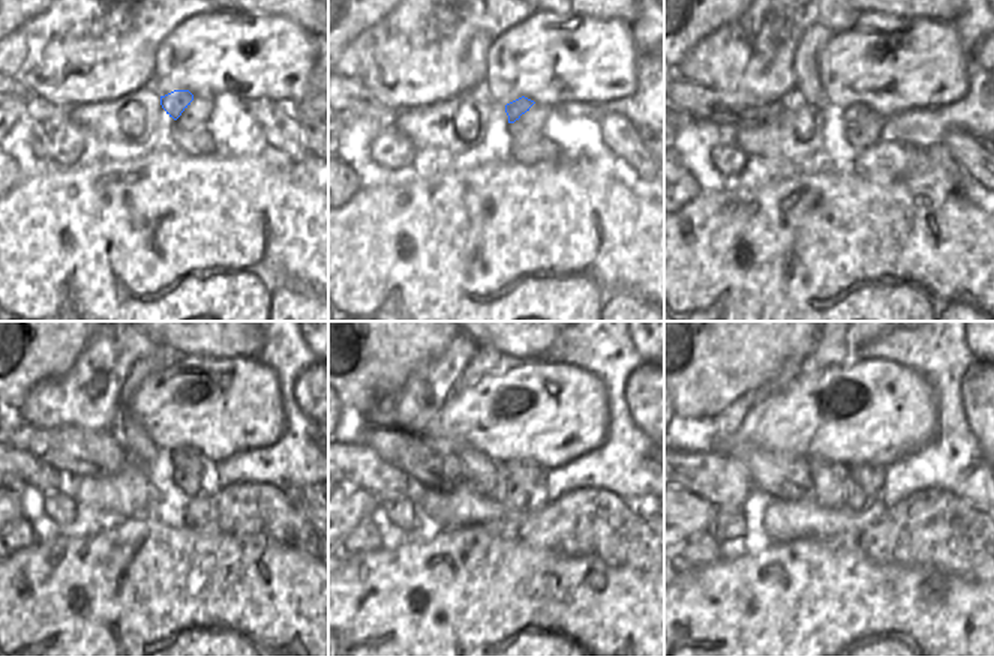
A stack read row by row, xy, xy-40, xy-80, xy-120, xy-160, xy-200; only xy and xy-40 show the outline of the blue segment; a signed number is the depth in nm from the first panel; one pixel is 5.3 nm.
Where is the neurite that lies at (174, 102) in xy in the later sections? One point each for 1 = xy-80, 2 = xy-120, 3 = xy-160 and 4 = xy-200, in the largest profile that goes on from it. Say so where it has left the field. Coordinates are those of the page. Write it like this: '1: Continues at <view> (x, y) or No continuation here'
1: Continues at xy-80 (853, 114)
2: Continues at xy-120 (188, 458)
3: Continues at xy-160 (525, 470)
4: Continues at xy-200 (870, 478).

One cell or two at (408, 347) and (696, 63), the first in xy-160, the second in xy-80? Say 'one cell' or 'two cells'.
two cells

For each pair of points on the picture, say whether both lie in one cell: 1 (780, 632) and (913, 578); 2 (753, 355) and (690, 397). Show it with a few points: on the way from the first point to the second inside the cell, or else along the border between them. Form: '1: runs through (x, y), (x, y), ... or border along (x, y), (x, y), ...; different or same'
1: runs through (813, 632), (859, 632), (880, 611); same
2: runs through (738, 355), (732, 355), (705, 382); same

